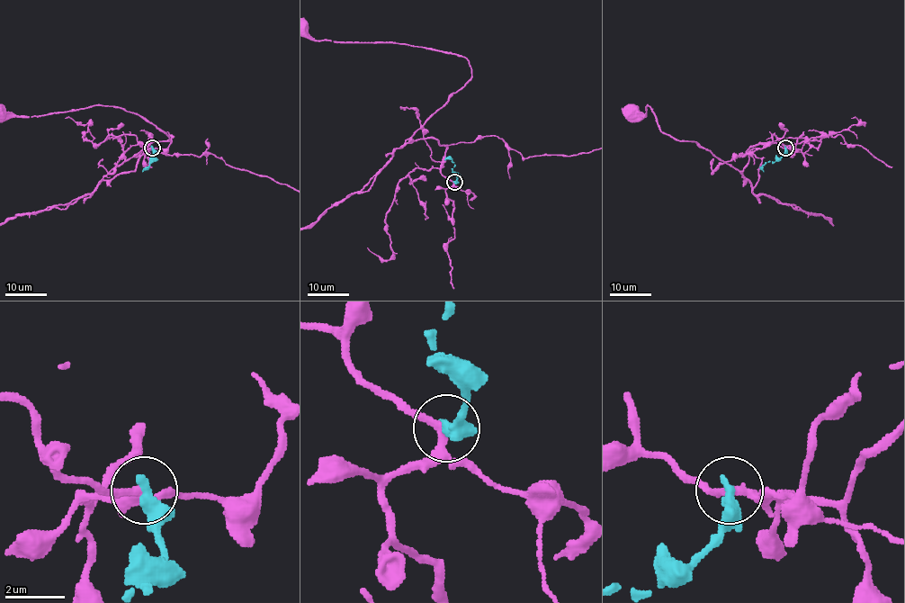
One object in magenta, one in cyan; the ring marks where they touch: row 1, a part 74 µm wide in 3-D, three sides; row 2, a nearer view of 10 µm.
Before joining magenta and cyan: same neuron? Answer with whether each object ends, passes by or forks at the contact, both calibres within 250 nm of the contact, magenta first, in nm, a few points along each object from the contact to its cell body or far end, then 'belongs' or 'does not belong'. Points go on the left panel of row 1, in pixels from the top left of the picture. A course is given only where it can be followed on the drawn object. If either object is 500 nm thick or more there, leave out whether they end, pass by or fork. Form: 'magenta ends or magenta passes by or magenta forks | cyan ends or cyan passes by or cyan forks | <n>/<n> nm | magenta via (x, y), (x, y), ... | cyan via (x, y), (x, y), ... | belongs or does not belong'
magenta forks | cyan ends | 220/480 nm | magenta via (152, 148), (138, 143), (144, 152), (137, 166), (103, 178), (169, 138), (108, 105) | cyan via (152, 148), (154, 157), (142, 171) | does not belong

